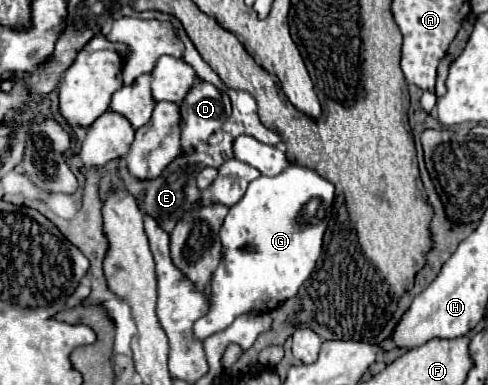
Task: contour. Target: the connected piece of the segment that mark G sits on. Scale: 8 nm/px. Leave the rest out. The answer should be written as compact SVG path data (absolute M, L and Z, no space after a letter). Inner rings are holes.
M290 164L282 174L278 176L260 176L254 182L250 182L244 198L234 204L220 228L220 240L222 240L222 262L216 268L212 282L210 282L210 308L208 312L194 322L194 338L206 340L208 336L226 330L236 316L248 312L248 310L260 310L260 312L270 312L274 310L280 302L296 296L298 288L308 280L312 274L316 260L322 250L322 236L326 230L326 212L330 212L334 200L334 186L324 180L320 174L316 174L310 168ZM312 200L320 200L320 210L316 218L320 218L316 224L302 224L300 222L300 212L304 206Z

